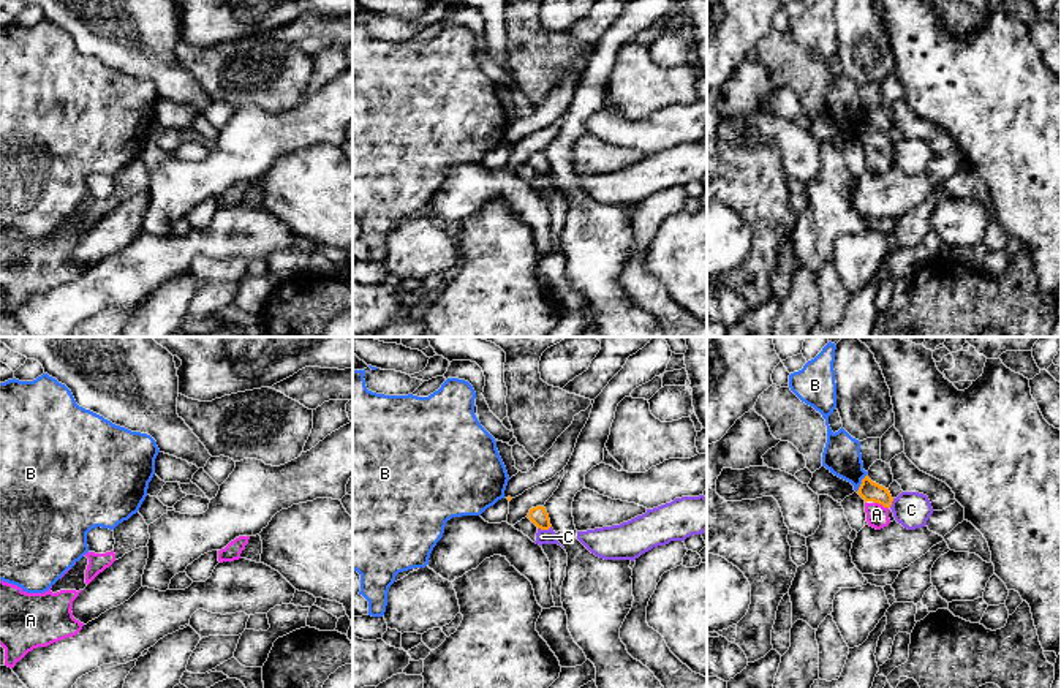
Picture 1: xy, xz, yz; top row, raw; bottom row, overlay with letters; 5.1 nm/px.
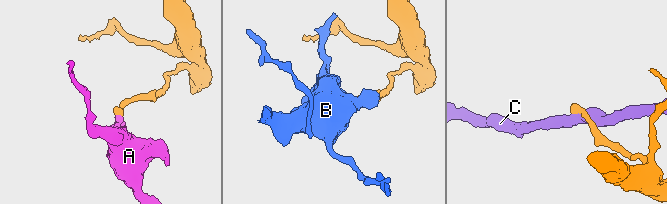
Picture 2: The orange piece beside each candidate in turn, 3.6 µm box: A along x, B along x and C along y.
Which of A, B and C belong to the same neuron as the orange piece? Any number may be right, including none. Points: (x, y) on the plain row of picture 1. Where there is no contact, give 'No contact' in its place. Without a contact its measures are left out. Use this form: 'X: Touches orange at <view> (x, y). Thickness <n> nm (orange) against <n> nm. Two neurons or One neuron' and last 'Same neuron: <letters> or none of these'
A: Touches orange at yz (881, 149). Thickness 100 nm (orange) against 110 nm. Two neurons
B: Touches orange at yz (862, 128). Thickness 100 nm (orange) against 190 nm. Two neurons
C: Touches orange at xz (544, 174). Thickness 90 nm (orange) against 80 nm. Two neurons
Same neuron: none of these

